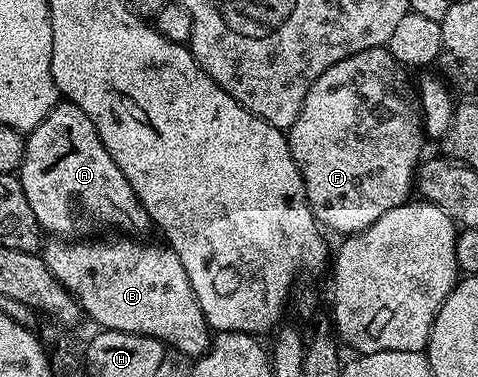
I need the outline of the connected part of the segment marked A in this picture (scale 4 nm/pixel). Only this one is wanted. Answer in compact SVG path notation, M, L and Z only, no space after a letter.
M61 100L27 134L24 143L22 163L18 170L20 186L26 195L26 203L30 203L30 211L34 211L34 219L39 223L45 234L56 239L88 239L99 229L108 229L113 225L121 229L124 235L144 235L147 229L153 228L152 220L148 218L148 212L142 207L142 203L136 198L136 193L130 187L126 175L110 159L102 139L96 134L94 123L78 106L70 100Z

